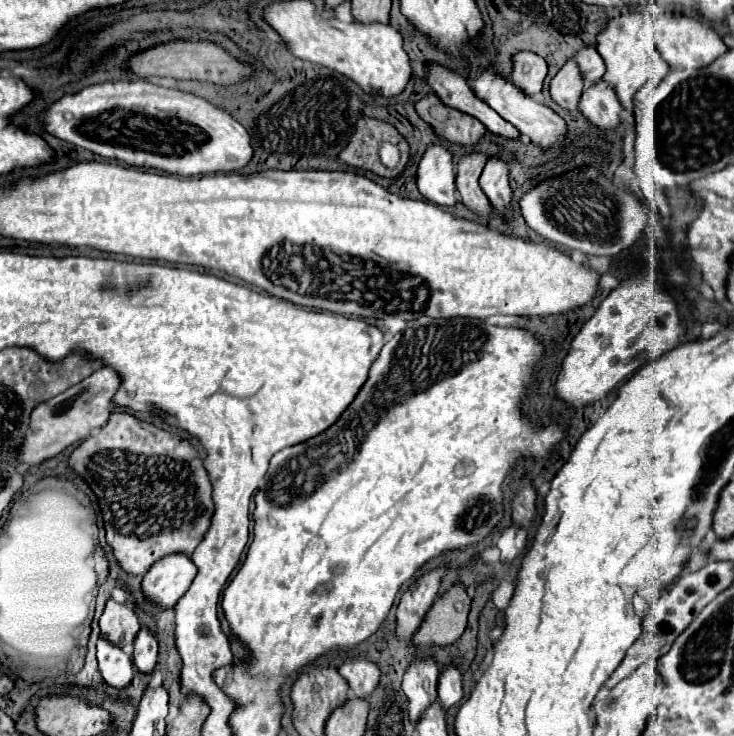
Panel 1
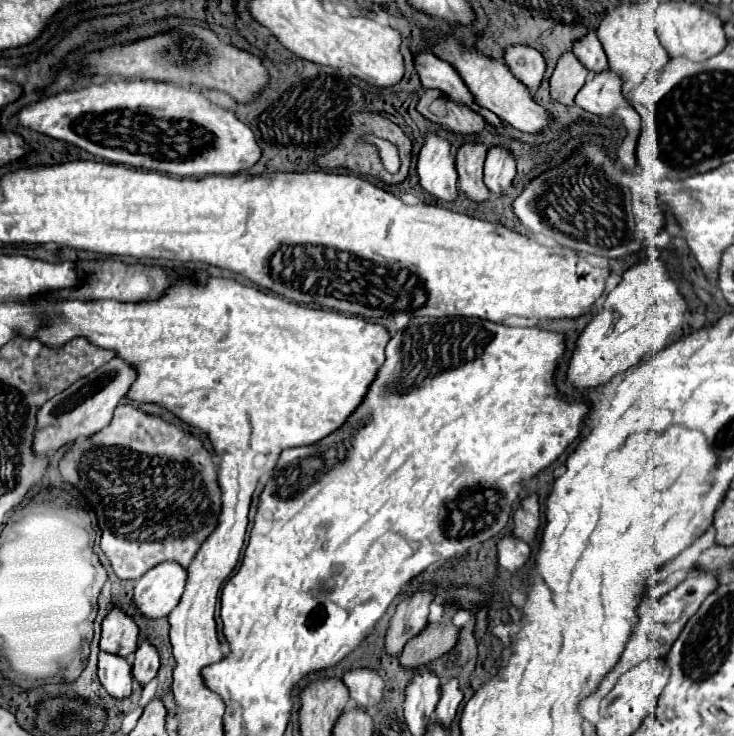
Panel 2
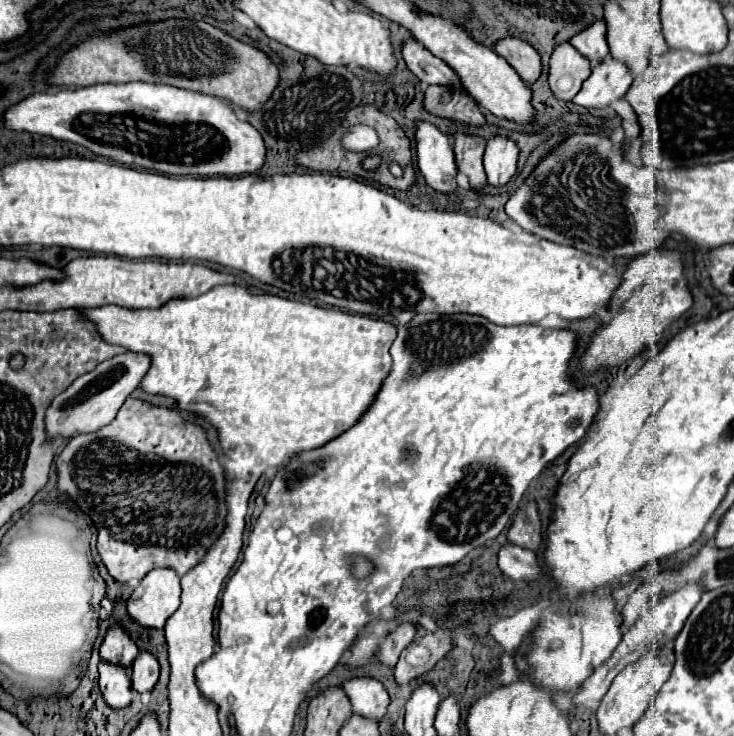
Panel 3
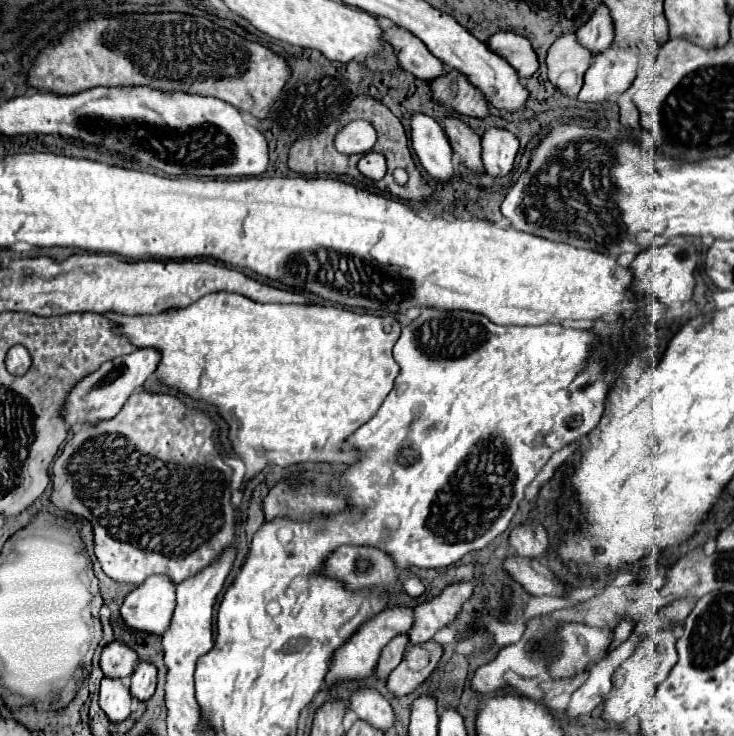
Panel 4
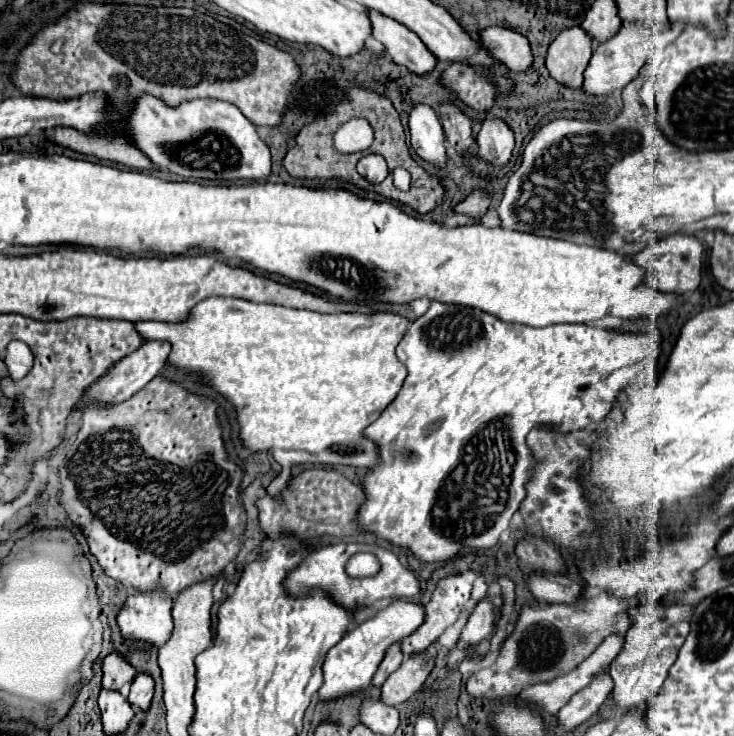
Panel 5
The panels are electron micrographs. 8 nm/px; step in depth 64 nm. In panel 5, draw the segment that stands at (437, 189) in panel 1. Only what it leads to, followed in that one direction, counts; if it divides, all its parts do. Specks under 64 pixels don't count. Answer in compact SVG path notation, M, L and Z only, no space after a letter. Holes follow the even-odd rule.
M414 104L408 116L410 142L420 158L434 166L446 164L444 130L436 112L428 104Z

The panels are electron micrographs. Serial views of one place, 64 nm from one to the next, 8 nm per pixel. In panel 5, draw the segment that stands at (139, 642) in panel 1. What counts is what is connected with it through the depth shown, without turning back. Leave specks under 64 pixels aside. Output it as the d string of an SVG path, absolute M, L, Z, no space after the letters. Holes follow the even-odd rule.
M138 674L130 686L130 696L128 702L132 706L138 706L140 710L148 710L154 694L154 680L150 674Z

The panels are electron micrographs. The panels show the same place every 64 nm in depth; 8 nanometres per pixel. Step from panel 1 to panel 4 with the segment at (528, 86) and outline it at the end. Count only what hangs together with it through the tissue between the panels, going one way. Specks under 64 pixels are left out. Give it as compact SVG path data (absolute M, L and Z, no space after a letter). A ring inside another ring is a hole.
M498 30L488 38L488 48L492 52L496 52L498 56L502 56L516 72L522 80L530 78L536 70L538 70L538 60L536 60L536 52L532 50L528 38L516 34L516 32L506 32L506 30Z

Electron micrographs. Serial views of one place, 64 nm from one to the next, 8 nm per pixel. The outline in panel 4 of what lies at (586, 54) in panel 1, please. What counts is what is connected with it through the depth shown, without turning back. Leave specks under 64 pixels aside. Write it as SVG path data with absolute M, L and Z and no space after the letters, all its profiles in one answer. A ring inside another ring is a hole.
M600 4L594 10L590 20L576 30L576 36L580 44L592 50L594 54L606 50L608 44L614 42L614 22L612 22L612 16L608 14L606 4Z

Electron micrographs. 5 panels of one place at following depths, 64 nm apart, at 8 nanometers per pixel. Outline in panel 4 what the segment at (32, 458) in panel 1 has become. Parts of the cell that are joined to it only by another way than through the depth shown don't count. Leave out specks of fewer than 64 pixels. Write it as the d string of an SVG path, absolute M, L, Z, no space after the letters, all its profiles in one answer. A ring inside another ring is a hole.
M140 348L132 354L120 356L116 360L102 364L100 370L86 376L84 380L80 380L74 386L74 390L70 392L70 396L66 398L66 408L62 412L66 418L66 424L70 428L74 428L76 424L100 422L100 420L114 418L116 412L120 412L124 402L130 398L130 394L140 390L144 386L144 382L156 372L158 362L160 362L160 352L156 352L156 348L146 348L146 350Z

